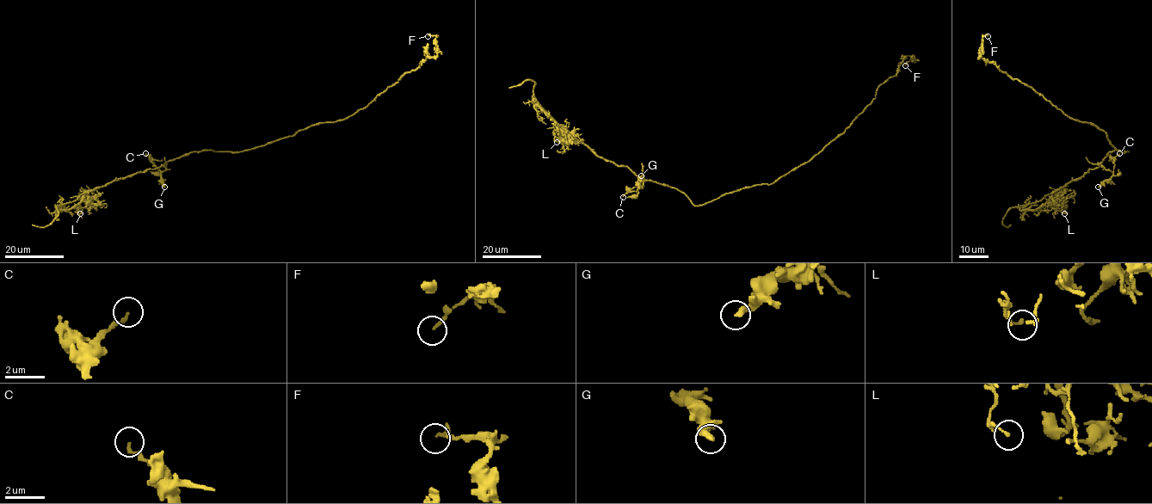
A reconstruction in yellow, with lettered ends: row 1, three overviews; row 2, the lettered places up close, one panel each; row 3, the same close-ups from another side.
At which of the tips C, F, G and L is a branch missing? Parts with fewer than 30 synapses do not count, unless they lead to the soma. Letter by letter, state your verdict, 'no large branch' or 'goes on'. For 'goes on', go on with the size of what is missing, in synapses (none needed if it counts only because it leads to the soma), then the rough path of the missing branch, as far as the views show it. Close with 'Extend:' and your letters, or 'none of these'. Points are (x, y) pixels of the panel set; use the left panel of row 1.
C: no large branch
F: no large branch
G: no large branch
L: no large branch
Extend: none of these

